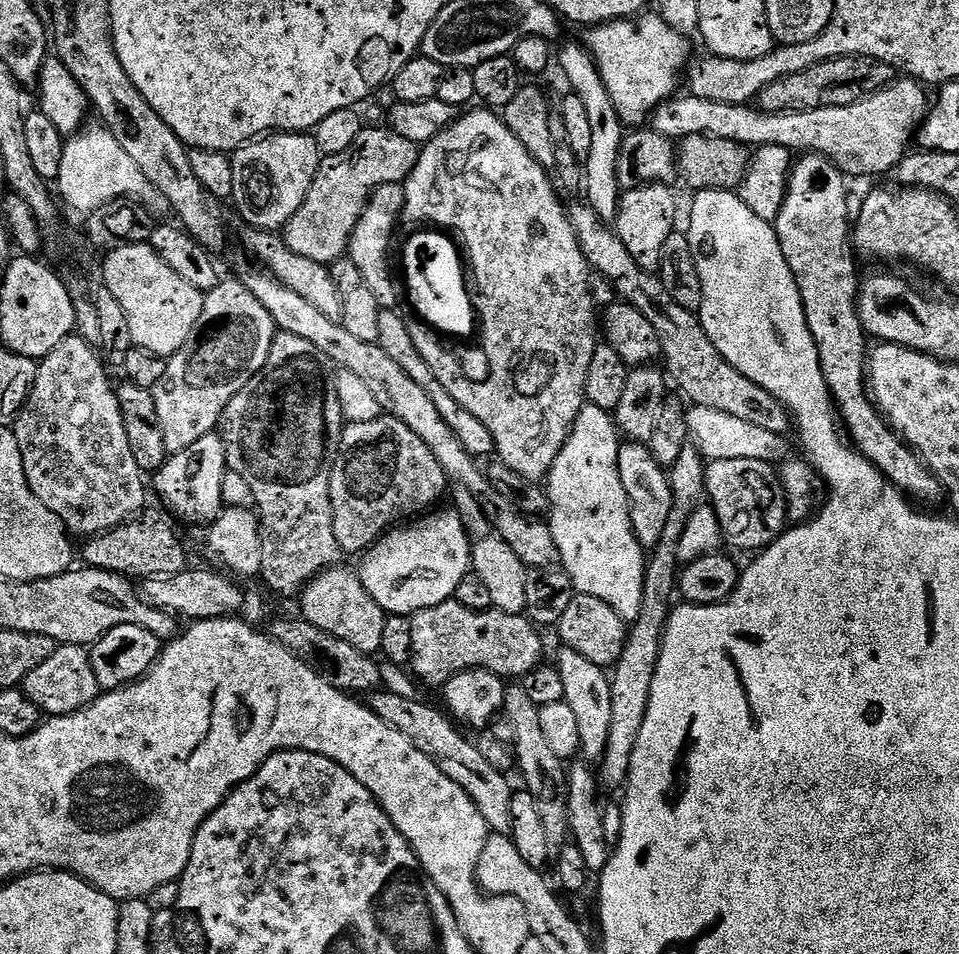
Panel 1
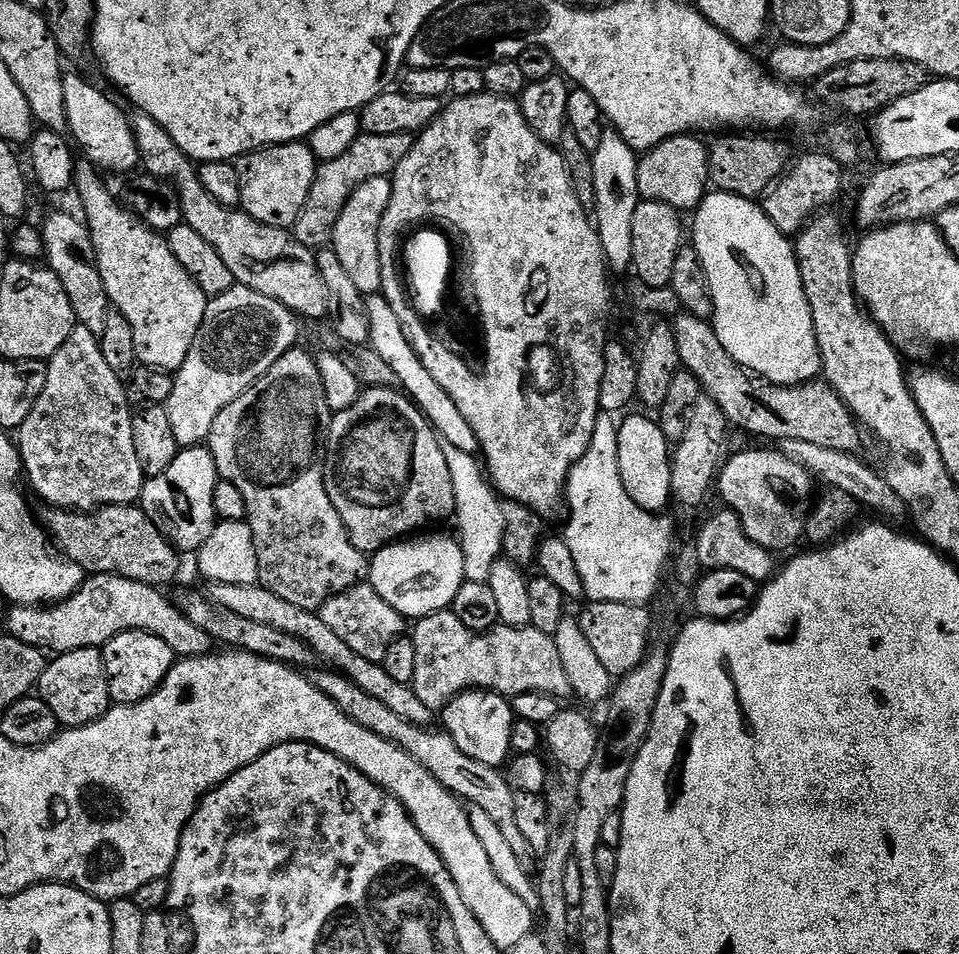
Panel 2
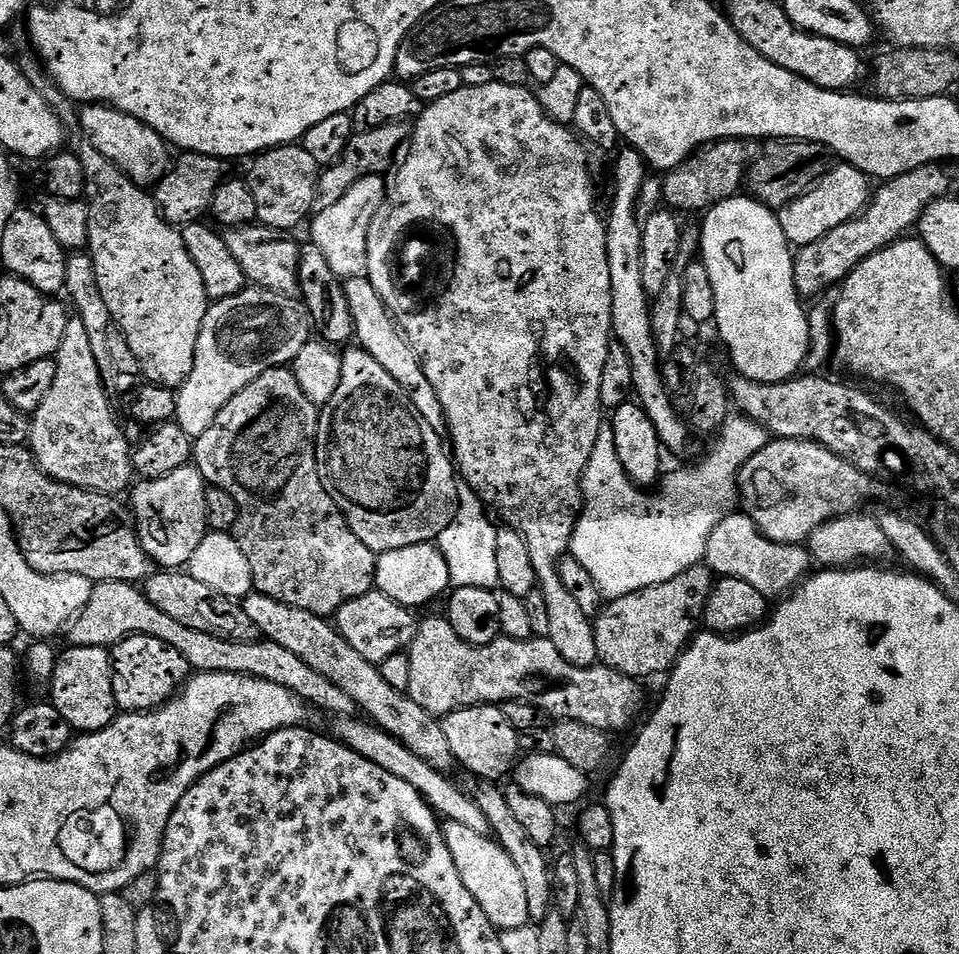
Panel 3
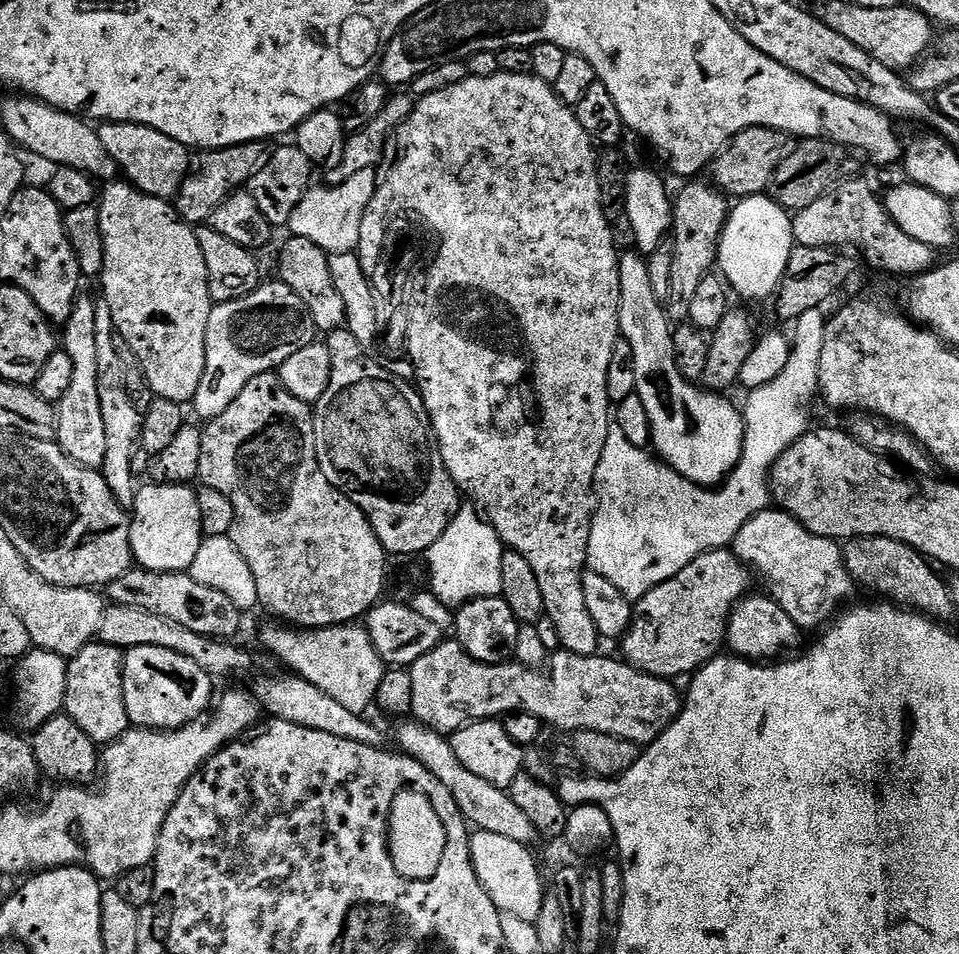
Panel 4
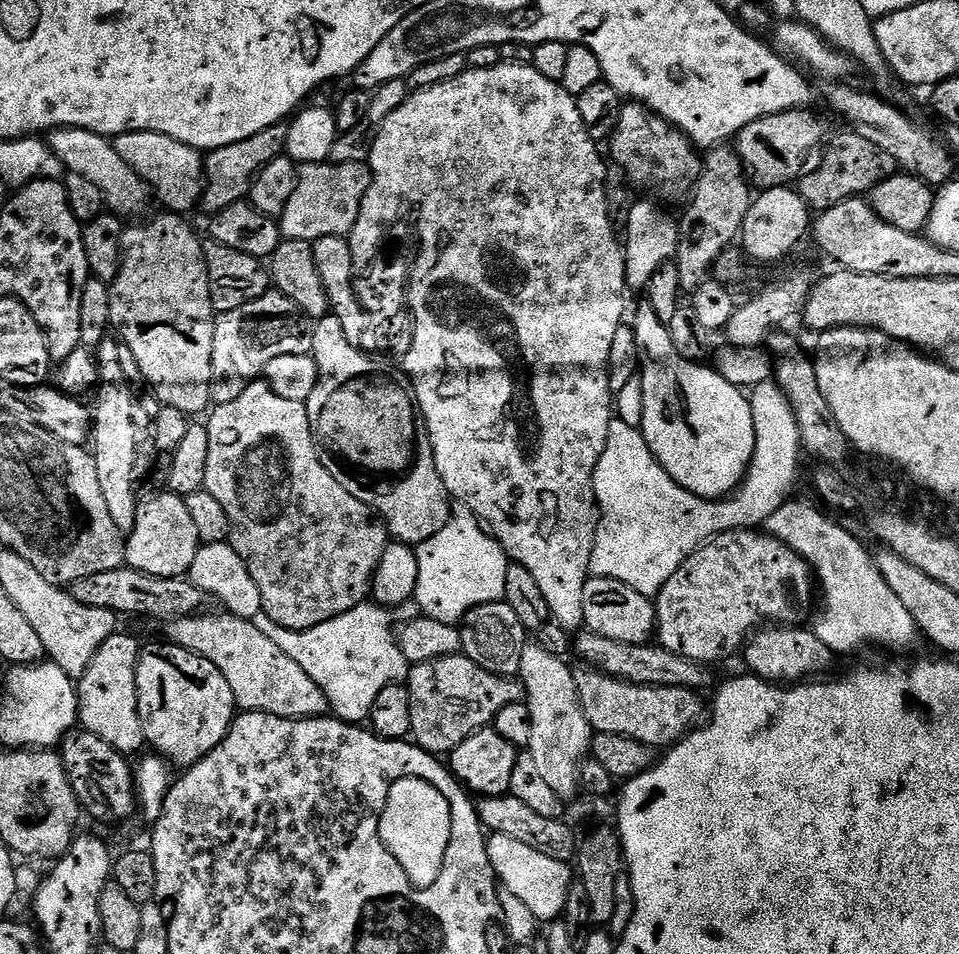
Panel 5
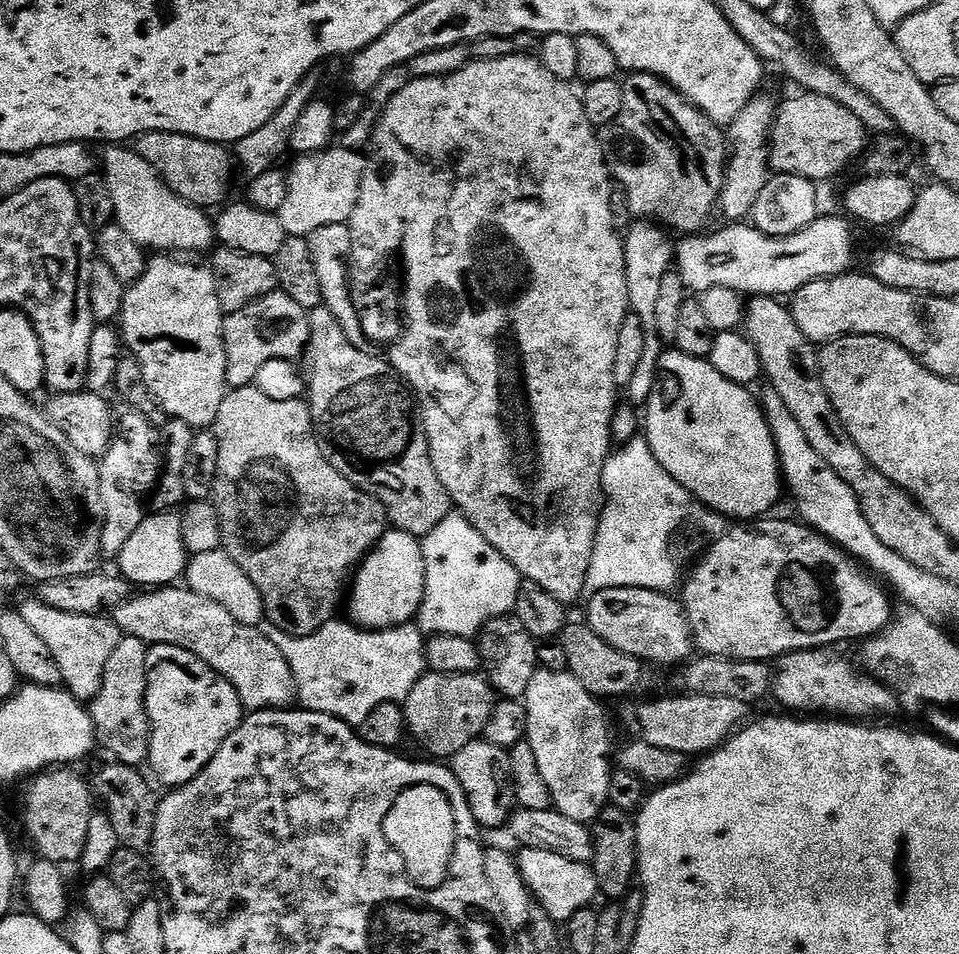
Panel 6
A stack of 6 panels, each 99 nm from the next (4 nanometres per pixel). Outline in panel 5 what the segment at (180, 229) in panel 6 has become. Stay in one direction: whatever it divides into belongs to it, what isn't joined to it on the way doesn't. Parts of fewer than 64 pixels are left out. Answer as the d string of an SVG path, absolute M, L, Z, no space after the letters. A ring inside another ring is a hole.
M57 128L47 137L46 143L59 160L64 161L68 172L82 174L89 182L94 182L98 190L102 190L105 205L121 218L140 212L148 204L150 189L143 178L117 154L111 139L94 134L81 128Z

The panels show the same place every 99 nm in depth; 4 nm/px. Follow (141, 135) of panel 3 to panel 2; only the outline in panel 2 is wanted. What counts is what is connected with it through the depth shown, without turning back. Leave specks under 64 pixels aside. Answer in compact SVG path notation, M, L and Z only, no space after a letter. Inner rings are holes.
M70 74L63 79L68 132L75 147L80 147L98 167L105 168L108 172L135 173L142 161L129 115L125 115L106 93L99 92L90 81Z

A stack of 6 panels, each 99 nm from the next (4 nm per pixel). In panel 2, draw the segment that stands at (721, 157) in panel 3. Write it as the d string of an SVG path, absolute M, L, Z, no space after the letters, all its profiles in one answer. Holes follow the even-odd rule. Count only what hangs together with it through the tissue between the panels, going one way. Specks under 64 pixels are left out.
M696 134L675 136L650 151L643 153L638 160L638 190L641 200L662 202L677 210L699 208L710 188L708 179L709 145L703 144Z

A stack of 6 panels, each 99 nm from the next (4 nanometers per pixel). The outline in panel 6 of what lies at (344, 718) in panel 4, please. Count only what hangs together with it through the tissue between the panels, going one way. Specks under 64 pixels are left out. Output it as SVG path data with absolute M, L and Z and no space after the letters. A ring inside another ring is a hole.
M165 586L143 594L133 595L114 609L114 623L124 636L143 640L148 646L169 644L193 652L234 686L245 709L284 710L291 705L292 672L271 639L259 636L255 627L239 624L218 602L187 586Z

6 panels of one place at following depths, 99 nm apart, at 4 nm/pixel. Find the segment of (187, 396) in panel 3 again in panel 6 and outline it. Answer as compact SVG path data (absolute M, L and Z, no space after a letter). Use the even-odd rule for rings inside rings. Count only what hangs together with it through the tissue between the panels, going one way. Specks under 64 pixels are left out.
M277 290L270 293L266 300L251 304L242 310L231 313L224 321L224 358L226 367L224 379L233 389L251 385L254 380L254 370L266 362L279 360L285 355L284 335L288 332L292 320L280 303L286 300L285 293Z

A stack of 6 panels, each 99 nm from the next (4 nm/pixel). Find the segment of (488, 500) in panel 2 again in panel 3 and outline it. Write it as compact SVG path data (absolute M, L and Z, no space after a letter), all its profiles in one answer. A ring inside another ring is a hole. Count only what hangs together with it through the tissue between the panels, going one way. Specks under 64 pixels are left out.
M461 483L458 490L460 505L456 511L454 522L440 535L438 547L446 558L450 570L452 584L456 588L478 586L495 589L499 585L498 578L498 534L500 528L491 520L489 509L480 495L472 491L469 484Z

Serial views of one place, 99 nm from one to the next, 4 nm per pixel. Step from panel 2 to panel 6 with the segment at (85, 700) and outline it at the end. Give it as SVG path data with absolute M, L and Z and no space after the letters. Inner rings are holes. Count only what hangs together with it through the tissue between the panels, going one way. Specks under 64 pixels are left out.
M124 636L114 650L114 654L110 654L106 662L102 686L96 697L90 701L97 745L101 749L104 747L112 755L109 757L115 763L125 764L134 769L139 769L147 761L150 746L148 711L144 705L145 681L141 676L141 665L137 663L145 652L146 645L143 640L133 636ZM132 660L136 660L137 665Z

